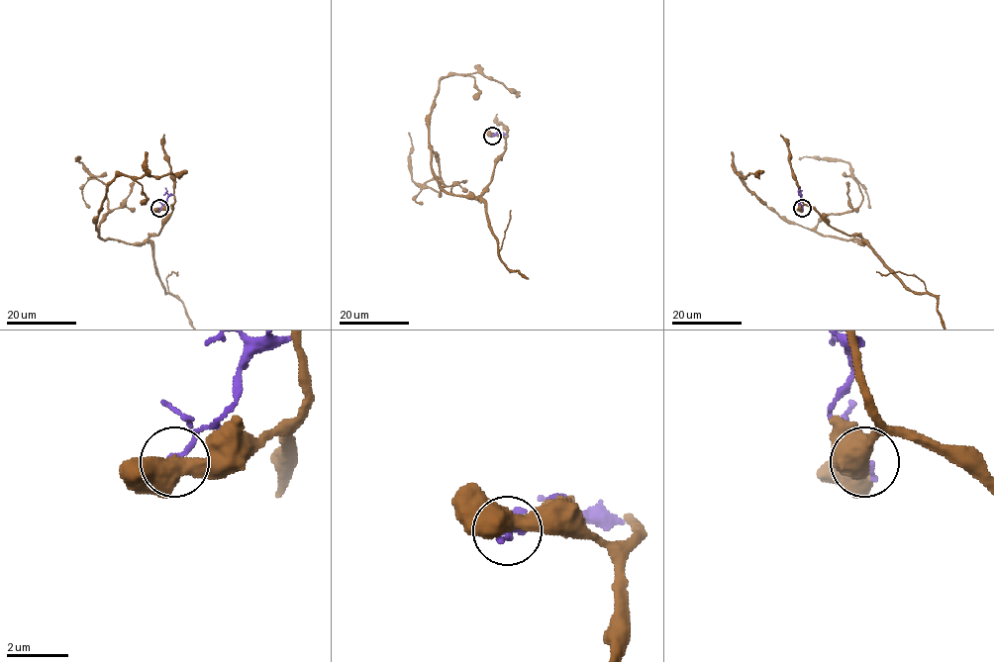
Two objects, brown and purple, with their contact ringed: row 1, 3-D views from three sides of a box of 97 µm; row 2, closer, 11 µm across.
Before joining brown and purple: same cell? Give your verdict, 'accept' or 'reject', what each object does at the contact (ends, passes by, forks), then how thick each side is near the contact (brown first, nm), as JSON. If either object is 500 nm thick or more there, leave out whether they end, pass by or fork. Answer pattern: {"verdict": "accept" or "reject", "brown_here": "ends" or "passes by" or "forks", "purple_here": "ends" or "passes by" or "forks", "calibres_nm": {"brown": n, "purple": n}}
{"verdict": "reject", "calibres_nm": {"brown": 550, "purple": 240}}

